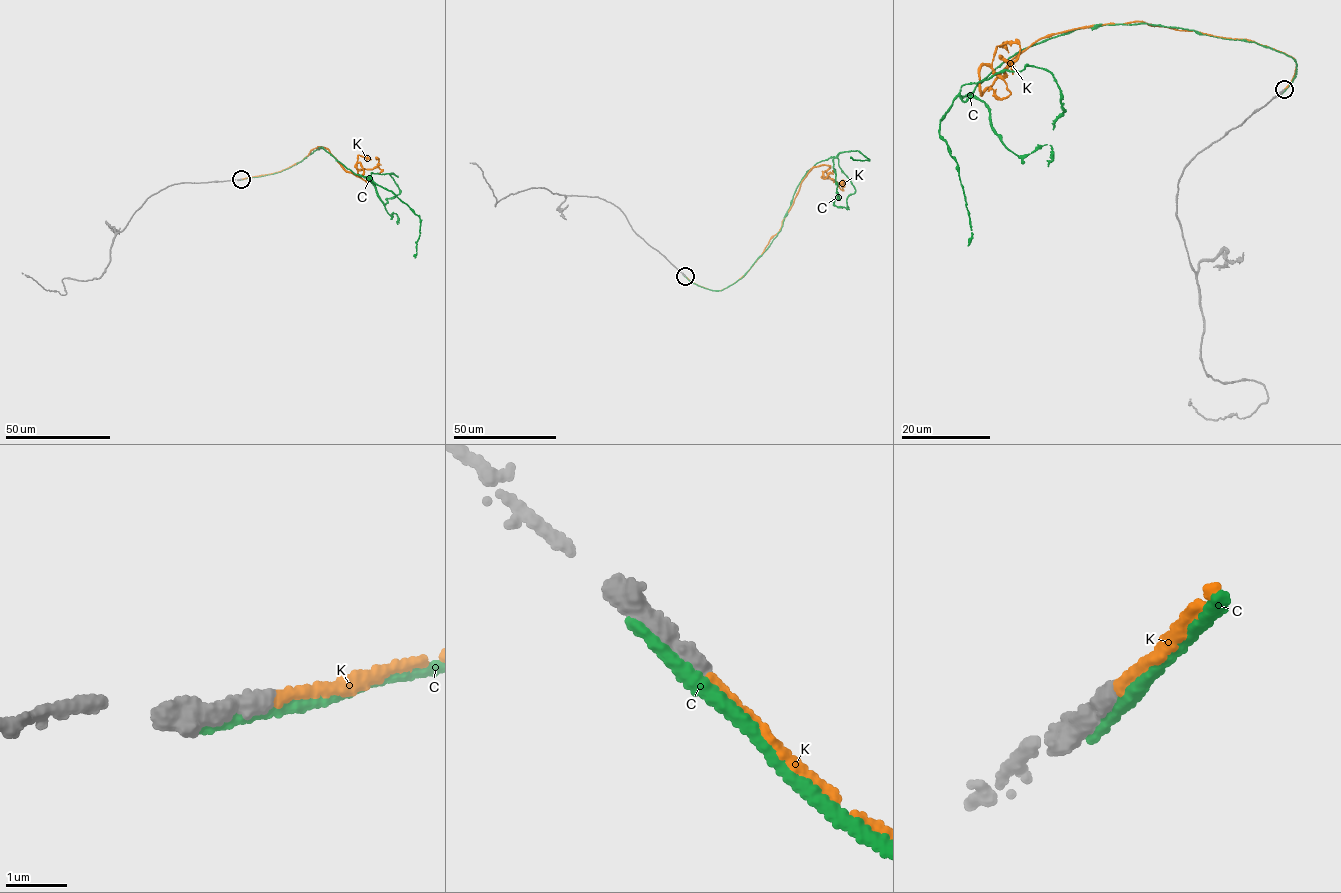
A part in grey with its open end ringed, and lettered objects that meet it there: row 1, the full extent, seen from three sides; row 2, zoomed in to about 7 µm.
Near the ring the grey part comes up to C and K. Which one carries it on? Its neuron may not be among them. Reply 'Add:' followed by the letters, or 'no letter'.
Add: K

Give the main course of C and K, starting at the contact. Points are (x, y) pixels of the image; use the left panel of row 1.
C: (240, 180), (280, 172), (321, 146), (356, 174), (369, 176), (390, 190), (420, 219), (415, 258)
K: (241, 179), (280, 171), (318, 146), (358, 176), (363, 168), (357, 163), (358, 169), (371, 169), (377, 158)

